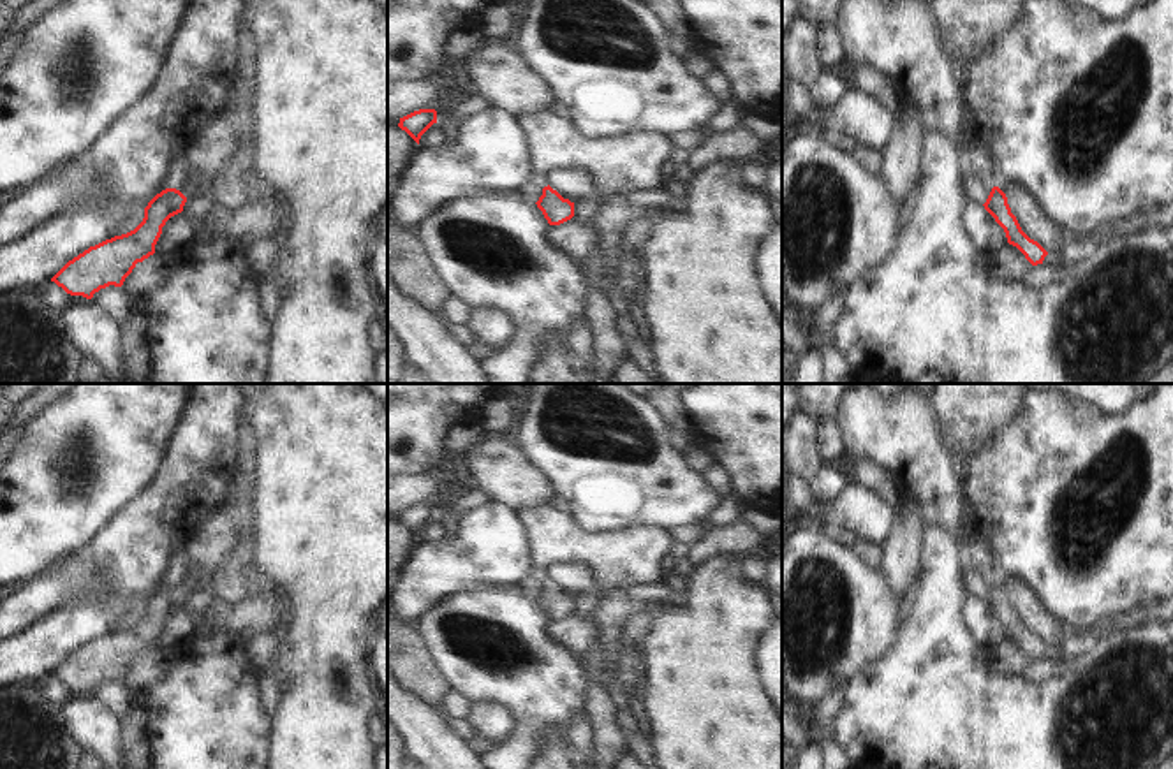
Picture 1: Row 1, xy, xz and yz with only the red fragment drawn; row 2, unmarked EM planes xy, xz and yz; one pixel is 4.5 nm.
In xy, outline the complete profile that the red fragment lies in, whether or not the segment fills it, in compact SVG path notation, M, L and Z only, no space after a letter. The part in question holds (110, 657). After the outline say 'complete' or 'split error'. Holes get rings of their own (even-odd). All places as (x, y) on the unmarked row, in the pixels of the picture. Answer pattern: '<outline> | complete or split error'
M201 567L176 574L174 582L162 584L148 597L144 612L134 625L90 641L69 655L51 676L67 688L86 693L109 679L122 681L136 658L155 648L166 616L204 582L206 572Z | split error

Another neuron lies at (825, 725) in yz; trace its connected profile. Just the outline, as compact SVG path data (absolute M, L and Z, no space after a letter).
M835 686L828 697L819 704L817 713L812 721L814 736L821 741L838 739L838 718L842 716L842 704L845 700L845 690Z

